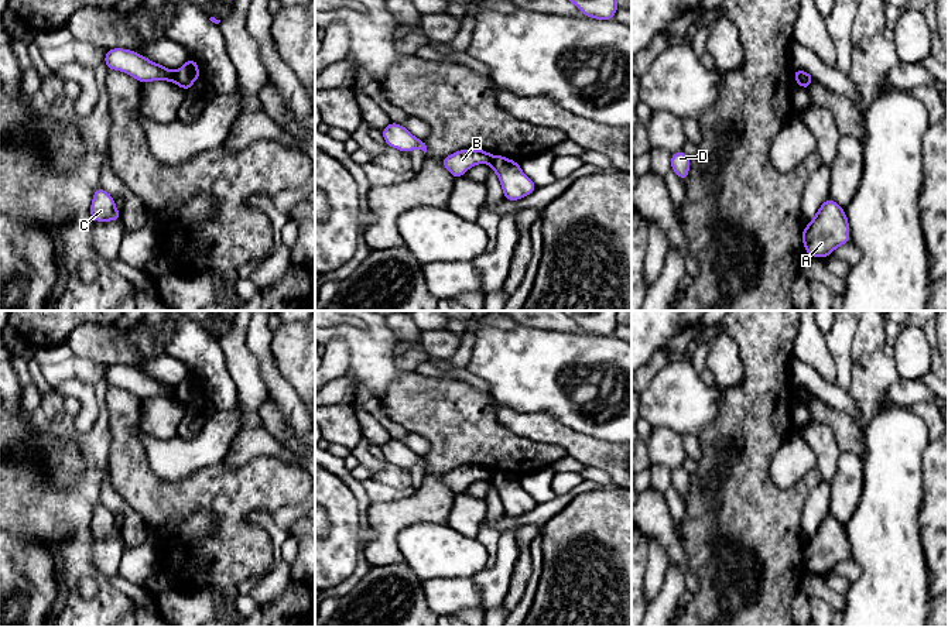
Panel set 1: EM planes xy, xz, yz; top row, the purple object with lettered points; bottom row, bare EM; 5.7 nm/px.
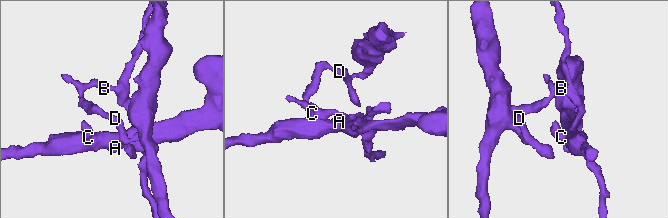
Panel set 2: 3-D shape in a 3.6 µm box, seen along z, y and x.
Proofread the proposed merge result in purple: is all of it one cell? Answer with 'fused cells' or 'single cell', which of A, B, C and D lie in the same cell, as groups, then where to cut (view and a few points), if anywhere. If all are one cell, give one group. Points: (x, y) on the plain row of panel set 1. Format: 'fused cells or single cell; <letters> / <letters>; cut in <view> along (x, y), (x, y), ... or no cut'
fused cells; A C / B D; cut in xy along (175, 389), (173, 397)

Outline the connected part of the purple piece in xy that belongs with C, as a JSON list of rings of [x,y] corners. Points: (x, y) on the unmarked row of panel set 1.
[[[103,504],[96,506],[93,510],[90,532],[95,538],[100,539],[122,535],[120,528],[116,525],[114,515]]]

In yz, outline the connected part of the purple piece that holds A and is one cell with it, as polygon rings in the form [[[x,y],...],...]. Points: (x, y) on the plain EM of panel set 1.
[[[828,514],[802,547],[805,569],[825,575],[835,565],[849,558],[849,539],[845,525]]]

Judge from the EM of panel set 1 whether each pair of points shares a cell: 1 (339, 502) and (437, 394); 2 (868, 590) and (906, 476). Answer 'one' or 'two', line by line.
1: two
2: one

